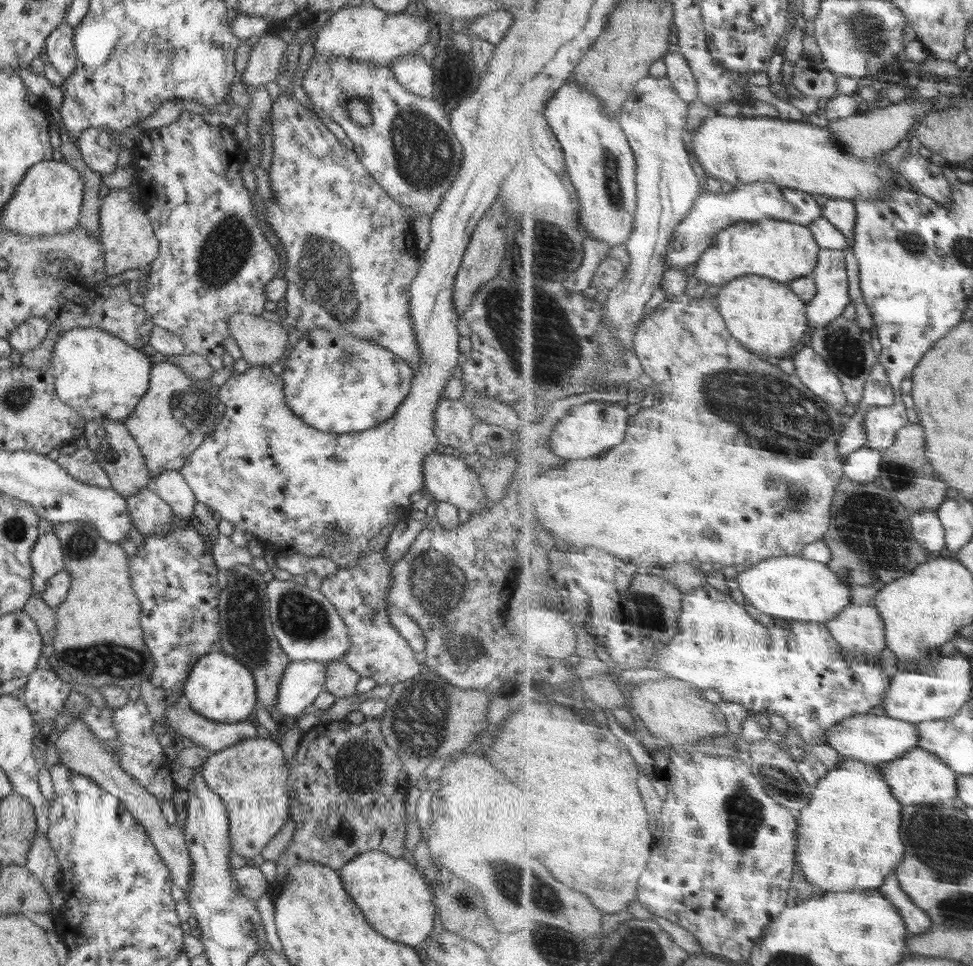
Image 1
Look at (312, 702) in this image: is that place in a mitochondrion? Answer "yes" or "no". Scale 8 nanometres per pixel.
no

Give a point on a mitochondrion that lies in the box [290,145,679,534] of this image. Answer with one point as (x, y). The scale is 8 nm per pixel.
(527, 324)

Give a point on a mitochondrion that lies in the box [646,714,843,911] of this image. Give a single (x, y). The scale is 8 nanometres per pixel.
(744, 806)

